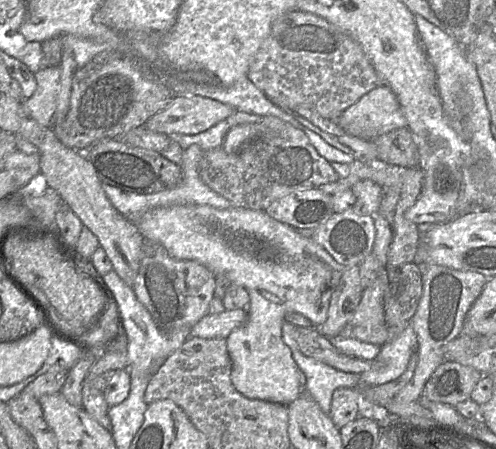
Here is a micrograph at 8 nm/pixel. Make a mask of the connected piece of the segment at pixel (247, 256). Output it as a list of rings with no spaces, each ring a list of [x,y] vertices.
[[[176,205],[148,210],[135,220],[144,239],[161,244],[175,259],[191,260],[205,266],[215,277],[225,276],[232,285],[245,288],[250,297],[246,322],[226,338],[232,361],[231,382],[235,389],[250,399],[285,406],[301,394],[298,366],[282,339],[282,326],[289,313],[300,313],[314,326],[322,325],[328,316],[330,299],[340,283],[345,266],[339,264],[308,235],[271,218],[265,211],[238,206],[217,209],[207,205]]]

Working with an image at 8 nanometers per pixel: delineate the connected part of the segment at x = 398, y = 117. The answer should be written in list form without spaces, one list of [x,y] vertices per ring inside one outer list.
[[[387,84],[365,94],[335,121],[347,134],[369,141],[392,130],[407,128],[398,98]]]

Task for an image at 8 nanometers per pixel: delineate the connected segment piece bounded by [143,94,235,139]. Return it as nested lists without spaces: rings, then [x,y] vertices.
[[[176,94],[165,109],[143,126],[173,139],[201,133],[234,112],[233,107],[210,98]]]

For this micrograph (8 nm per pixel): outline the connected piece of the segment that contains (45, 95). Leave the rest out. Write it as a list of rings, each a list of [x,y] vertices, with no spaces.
[[[50,66],[36,72],[36,89],[33,95],[20,101],[27,116],[42,126],[50,126],[56,109],[60,84],[60,66]]]

